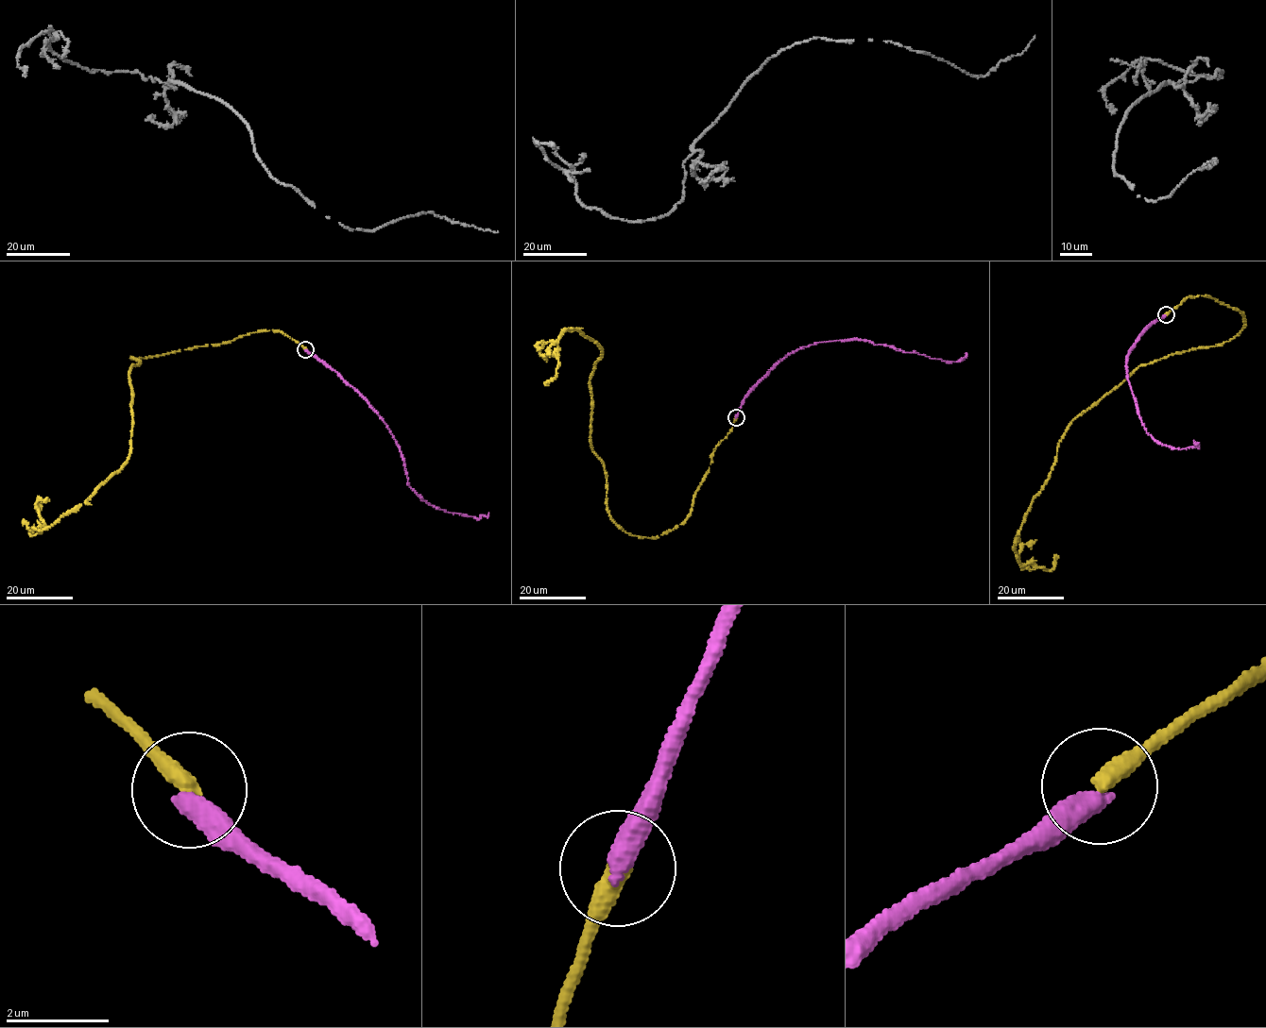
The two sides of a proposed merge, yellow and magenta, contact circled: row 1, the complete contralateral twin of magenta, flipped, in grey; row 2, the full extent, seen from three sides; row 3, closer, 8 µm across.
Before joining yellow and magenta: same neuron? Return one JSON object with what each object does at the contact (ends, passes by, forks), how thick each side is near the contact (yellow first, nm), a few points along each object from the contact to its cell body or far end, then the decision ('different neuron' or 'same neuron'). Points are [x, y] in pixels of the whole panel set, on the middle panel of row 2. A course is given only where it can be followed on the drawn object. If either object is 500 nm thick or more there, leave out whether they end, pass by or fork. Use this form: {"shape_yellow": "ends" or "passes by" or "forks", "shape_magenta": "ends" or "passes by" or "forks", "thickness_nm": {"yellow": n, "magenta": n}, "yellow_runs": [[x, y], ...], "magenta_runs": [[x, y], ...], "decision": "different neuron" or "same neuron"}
{"shape_yellow": "ends", "shape_magenta": "ends", "thickness_nm": {"yellow": 360, "magenta": 440}, "yellow_runs": [[736, 418], [690, 514], [658, 537], [633, 536], [609, 515], [591, 448], [601, 349], [565, 328], [543, 383]], "magenta_runs": [[736, 418], [748, 392], [772, 368], [796, 349], [817, 343], [856, 338], [953, 362], [962, 361], [966, 353]], "decision": "different neuron"}

